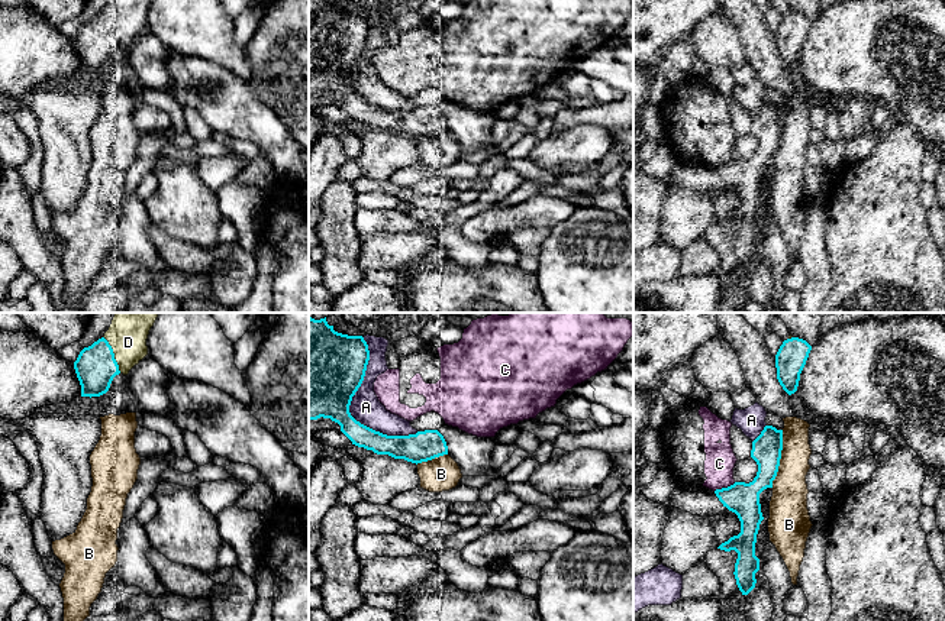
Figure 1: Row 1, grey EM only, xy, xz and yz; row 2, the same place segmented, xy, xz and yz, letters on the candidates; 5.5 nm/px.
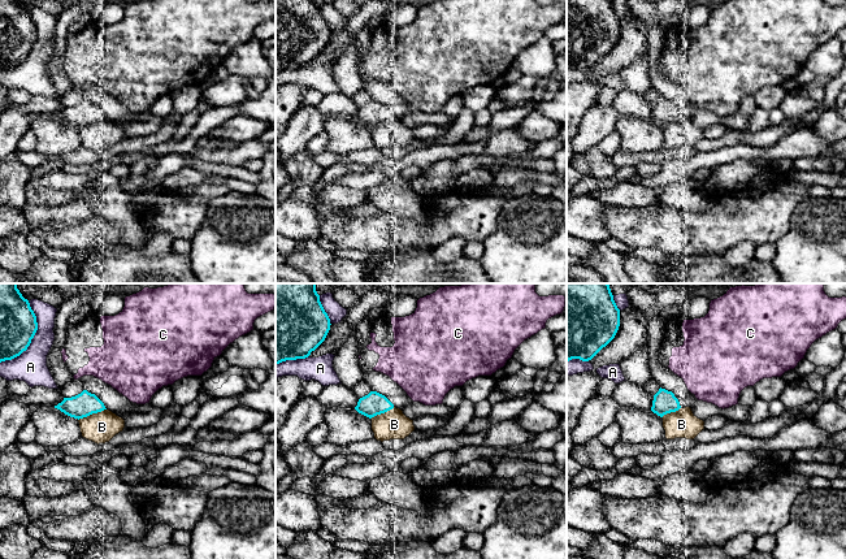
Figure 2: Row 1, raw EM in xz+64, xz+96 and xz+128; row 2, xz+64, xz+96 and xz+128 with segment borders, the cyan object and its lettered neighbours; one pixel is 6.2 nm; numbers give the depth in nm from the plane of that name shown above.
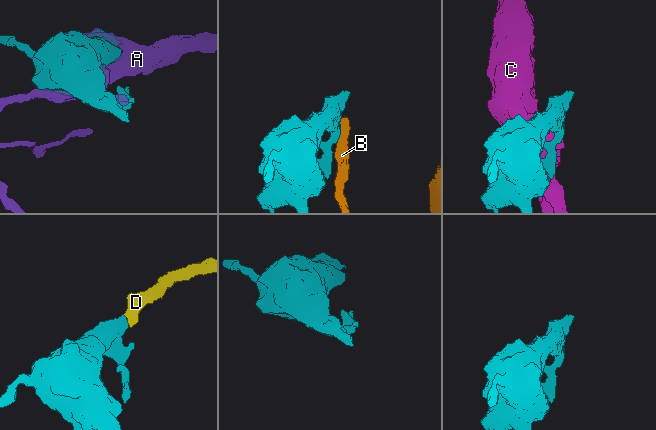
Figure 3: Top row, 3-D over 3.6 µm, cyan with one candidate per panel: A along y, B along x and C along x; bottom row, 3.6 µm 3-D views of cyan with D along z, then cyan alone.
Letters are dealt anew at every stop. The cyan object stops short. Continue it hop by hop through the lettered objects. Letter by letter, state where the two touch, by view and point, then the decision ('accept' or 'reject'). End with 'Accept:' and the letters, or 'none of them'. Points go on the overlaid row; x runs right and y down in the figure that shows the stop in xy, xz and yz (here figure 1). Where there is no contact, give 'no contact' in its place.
A: meets cyan in xz at (348, 407); reject
B: meets cyan in yz at (780, 458); reject
C: meets cyan in yz at (725, 488); reject
D: meets cyan in xy at (113, 355); accept
Accept: D

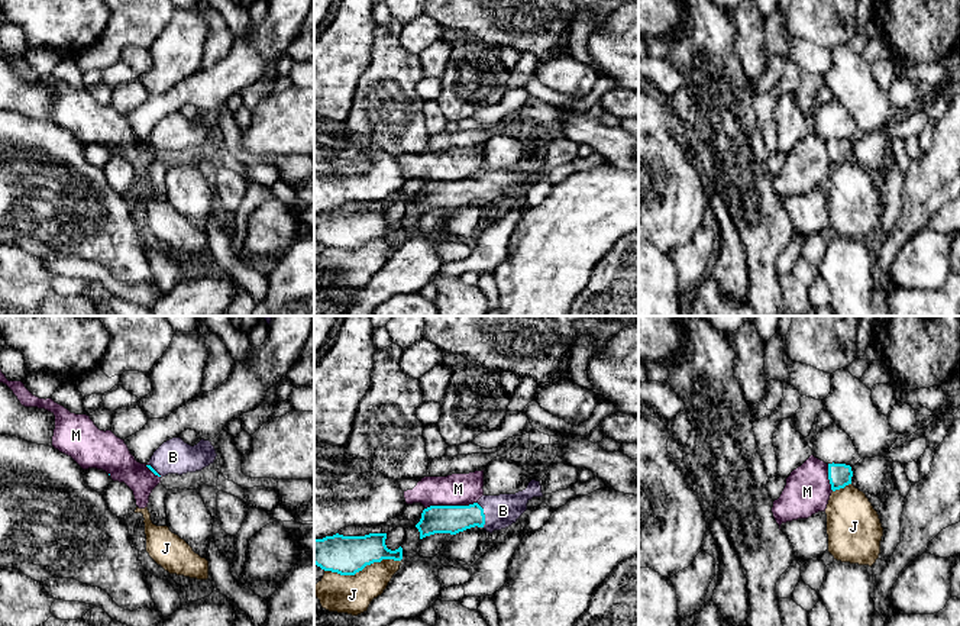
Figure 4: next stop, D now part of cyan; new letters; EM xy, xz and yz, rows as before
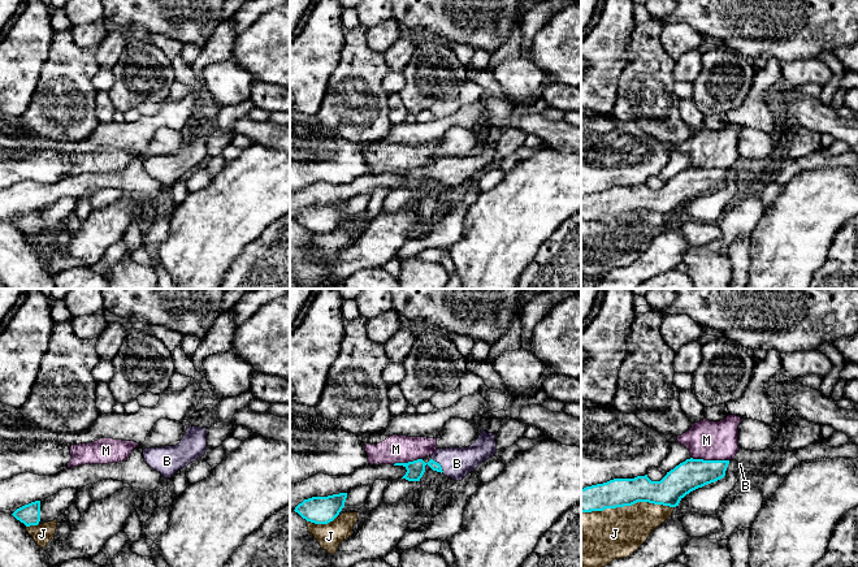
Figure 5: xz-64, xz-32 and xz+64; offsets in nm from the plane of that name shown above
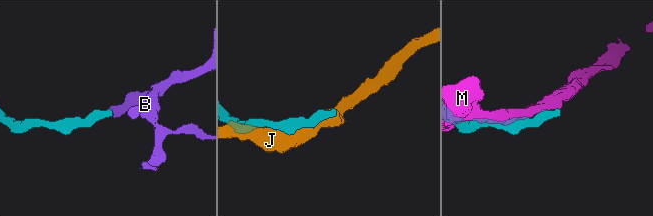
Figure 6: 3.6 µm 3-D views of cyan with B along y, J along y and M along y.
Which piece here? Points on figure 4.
B: meets cyan in xz at (484, 515); accept
J: meets cyan in xz at (362, 568); reject
M: meets cyan in xz at (449, 506); reject
Accept: B

